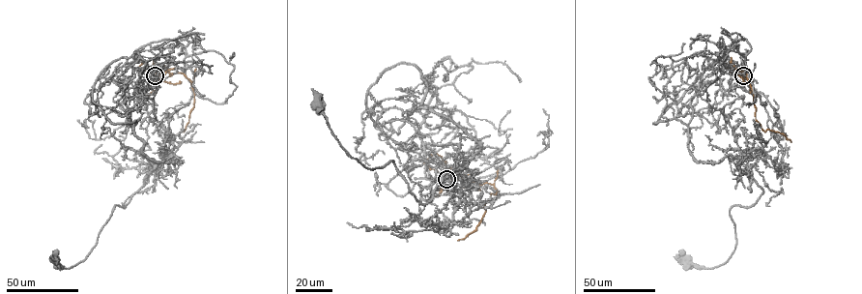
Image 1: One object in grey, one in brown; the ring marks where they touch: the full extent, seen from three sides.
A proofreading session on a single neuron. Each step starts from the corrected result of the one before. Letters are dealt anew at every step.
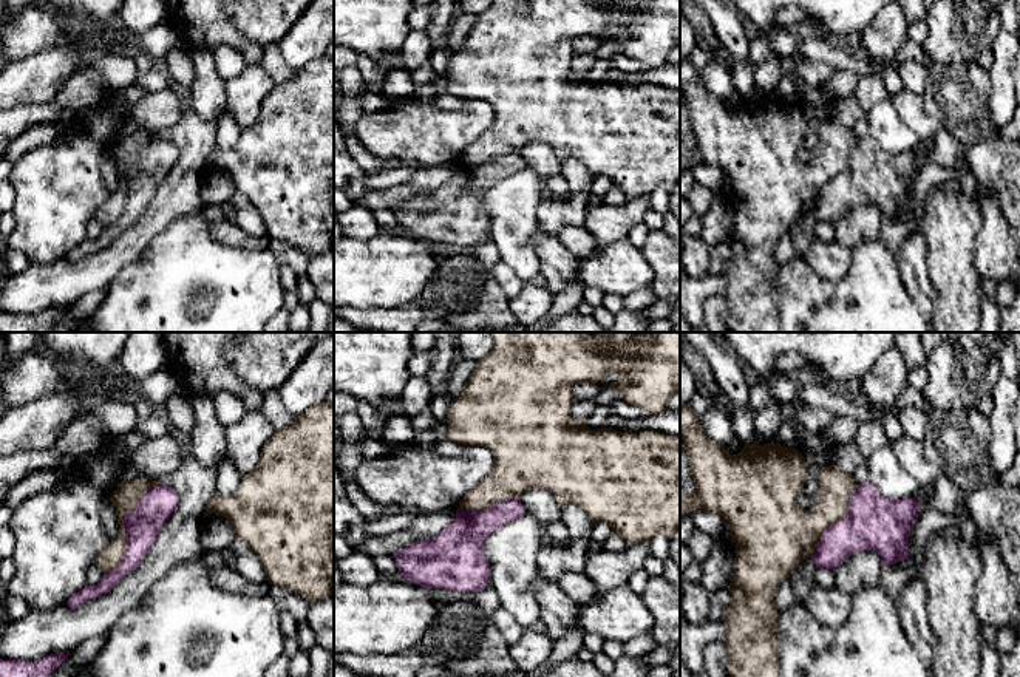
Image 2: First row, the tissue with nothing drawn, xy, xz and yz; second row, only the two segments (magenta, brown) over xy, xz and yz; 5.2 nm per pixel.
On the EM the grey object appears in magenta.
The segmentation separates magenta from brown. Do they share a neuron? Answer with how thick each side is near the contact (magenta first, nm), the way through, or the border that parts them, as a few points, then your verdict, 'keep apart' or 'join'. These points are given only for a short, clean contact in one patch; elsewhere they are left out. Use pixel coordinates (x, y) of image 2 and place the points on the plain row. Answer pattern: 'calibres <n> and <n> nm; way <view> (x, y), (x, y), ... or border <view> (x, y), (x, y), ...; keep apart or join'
calibres 180 and 140 nm; keep apart

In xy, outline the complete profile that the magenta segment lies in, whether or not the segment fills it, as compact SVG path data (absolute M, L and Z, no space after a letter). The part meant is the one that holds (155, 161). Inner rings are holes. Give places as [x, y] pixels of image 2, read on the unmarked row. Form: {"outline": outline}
{"outline": "M156 139L147 144L138 162L122 173L127 189L127 201L119 219L105 227L96 240L85 240L71 249L66 258L71 263L110 246L124 230L130 229L153 201L159 184L179 158L178 147L167 139Z"}

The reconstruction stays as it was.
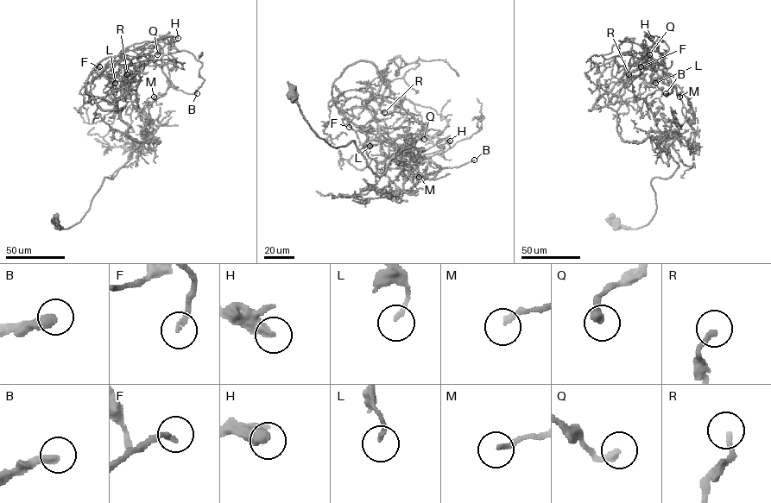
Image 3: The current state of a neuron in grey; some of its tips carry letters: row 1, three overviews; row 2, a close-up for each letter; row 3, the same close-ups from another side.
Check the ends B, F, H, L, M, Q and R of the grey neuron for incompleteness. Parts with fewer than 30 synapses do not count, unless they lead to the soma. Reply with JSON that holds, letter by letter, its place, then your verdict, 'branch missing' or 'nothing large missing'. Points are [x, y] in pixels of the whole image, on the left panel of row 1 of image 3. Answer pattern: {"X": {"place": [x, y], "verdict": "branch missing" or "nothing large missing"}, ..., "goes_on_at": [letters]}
{"B": {"place": [197, 93], "verdict": "branch missing"}, "F": {"place": [99, 66], "verdict": "branch missing"}, "H": {"place": [178, 38], "verdict": "branch missing"}, "L": {"place": [115, 83], "verdict": "nothing large missing"}, "M": {"place": [154, 97], "verdict": "nothing large missing"}, "Q": {"place": [157, 54], "verdict": "nothing large missing"}, "R": {"place": [127, 74], "verdict": "nothing large missing"}, "goes_on_at": ["B", "F", "H"]}

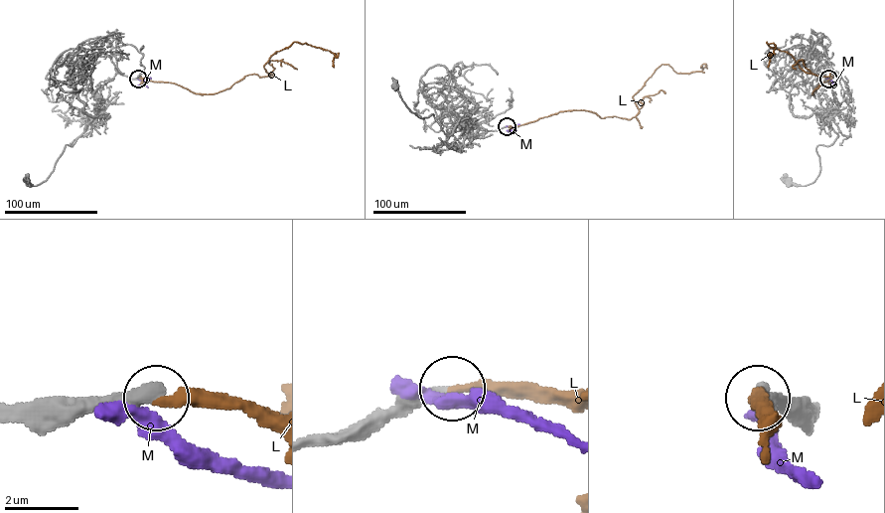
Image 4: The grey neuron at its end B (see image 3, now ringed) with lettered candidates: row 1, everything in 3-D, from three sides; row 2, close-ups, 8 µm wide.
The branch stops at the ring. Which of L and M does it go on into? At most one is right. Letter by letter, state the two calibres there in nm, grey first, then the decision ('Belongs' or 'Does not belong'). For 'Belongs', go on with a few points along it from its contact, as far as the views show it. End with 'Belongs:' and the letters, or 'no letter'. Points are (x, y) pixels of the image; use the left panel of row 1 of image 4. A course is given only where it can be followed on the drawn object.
L: Thickness 400 nm (grey) against 280 nm. Belongs. Its course: (138, 78), (216, 93), (245, 76), (270, 75), (264, 65), (294, 42), (333, 53), (334, 67)
M: Thickness 480 nm (grey) against 500 nm. Does not belong
Belongs: L

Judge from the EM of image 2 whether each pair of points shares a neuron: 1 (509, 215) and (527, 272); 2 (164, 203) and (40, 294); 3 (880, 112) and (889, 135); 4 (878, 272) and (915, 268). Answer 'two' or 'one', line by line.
1: one
2: one
3: one
4: two

